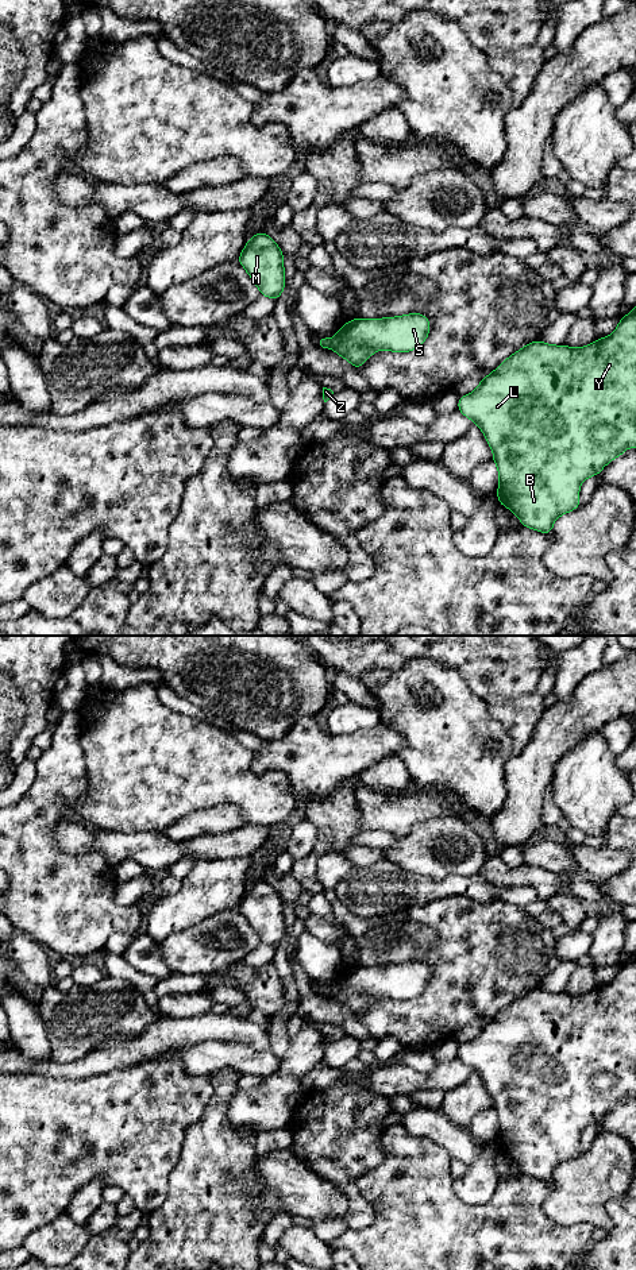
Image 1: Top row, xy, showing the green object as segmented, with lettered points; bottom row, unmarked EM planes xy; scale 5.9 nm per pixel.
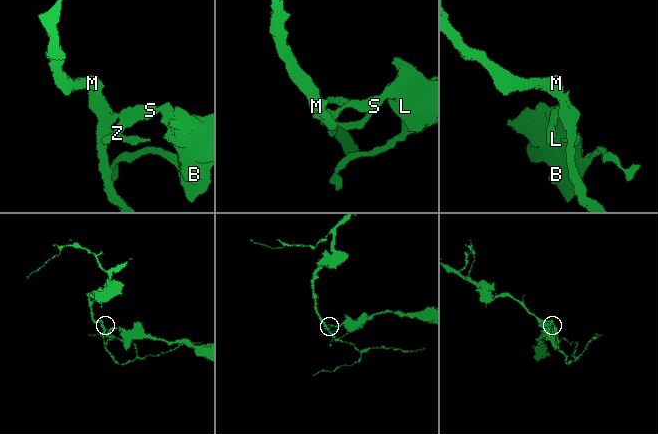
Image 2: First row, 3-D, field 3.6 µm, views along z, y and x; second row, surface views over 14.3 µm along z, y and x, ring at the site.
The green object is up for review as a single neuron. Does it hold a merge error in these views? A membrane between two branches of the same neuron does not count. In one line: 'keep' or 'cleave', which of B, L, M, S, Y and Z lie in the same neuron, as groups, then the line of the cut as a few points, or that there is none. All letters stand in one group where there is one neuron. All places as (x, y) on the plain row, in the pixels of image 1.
cleave; groups B L S Y Z / M; cut xy (334, 987), (330, 995)

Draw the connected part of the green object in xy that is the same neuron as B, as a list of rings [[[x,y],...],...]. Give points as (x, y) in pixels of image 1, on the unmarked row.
[[[636,953],[620,965],[614,980],[594,991],[570,996],[536,988],[506,1005],[478,1035],[460,1043],[458,1058],[477,1072],[493,1099],[500,1132],[498,1151],[506,1154],[523,1174],[552,1181],[554,1170],[579,1155],[579,1136],[589,1124],[600,1123],[627,1096],[636,1095]]]

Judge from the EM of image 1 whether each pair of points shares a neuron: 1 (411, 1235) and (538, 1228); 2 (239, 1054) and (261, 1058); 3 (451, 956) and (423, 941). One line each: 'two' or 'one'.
1: one
2: one
3: two

